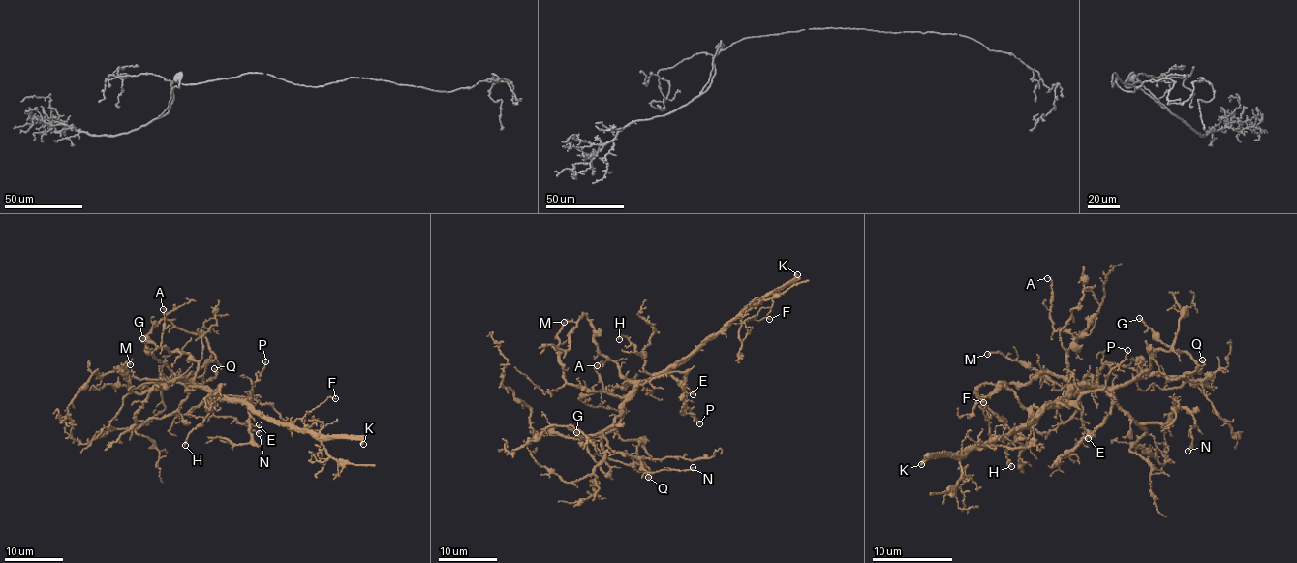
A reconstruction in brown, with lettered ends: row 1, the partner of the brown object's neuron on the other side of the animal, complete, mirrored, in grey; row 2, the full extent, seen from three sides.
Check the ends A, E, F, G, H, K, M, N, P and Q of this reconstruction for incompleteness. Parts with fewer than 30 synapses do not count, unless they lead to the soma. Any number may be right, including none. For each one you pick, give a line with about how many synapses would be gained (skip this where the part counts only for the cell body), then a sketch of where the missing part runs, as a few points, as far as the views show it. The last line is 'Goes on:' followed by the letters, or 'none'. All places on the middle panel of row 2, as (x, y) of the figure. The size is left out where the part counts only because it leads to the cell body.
K: 300 synapses
Goes on: K

